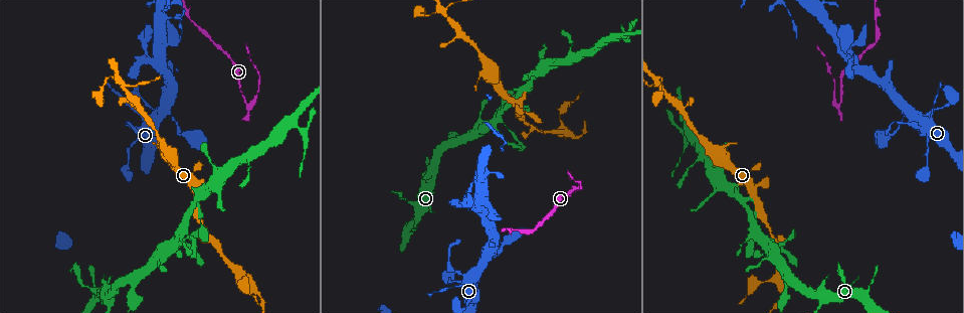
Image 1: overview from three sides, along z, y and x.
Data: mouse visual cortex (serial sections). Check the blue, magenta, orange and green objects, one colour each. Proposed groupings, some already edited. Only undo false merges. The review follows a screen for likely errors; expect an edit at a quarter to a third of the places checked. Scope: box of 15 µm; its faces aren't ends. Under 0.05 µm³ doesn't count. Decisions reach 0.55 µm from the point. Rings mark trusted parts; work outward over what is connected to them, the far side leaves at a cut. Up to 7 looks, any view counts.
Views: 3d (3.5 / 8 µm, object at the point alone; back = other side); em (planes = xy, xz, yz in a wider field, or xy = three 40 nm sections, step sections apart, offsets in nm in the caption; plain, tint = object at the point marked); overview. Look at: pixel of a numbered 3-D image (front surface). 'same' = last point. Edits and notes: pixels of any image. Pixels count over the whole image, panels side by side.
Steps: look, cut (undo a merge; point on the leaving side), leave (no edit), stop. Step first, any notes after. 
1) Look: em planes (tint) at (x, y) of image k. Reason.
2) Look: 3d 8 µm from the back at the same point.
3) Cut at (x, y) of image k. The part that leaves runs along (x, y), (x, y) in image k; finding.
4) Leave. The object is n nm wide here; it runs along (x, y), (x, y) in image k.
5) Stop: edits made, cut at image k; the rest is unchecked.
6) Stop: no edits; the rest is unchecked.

Look: 3d 3.5 µm at (689, 166) of image 1. A narrow waist.

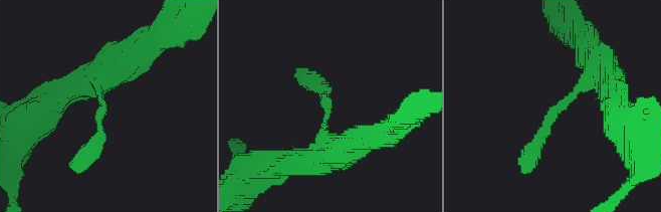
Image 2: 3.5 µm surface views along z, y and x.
Look: em xy step 1 (tint) at (561, 109) of image 2.

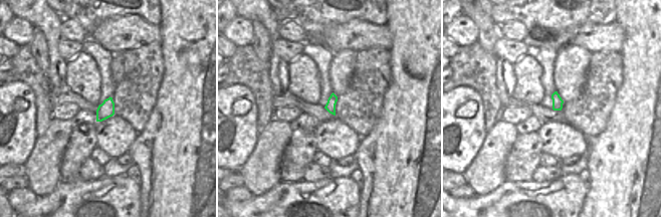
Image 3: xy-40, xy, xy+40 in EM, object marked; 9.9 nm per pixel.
Leave. One cell here.

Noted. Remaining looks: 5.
Look: 3d 3.5 µm from the back at (655, 79) of image 1. Abrupt turn.

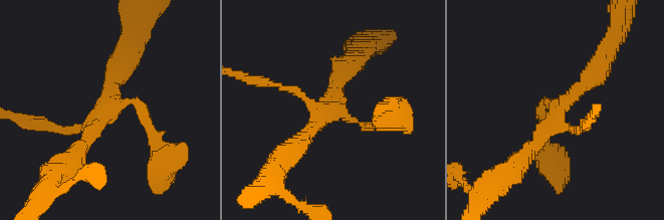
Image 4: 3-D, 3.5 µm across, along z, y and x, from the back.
Look: em xy step 3 (tint) at (110, 110) of image 4. 4 arms meet here; the arms are 150, 150, 250, 300 nm wide; need the tissue.

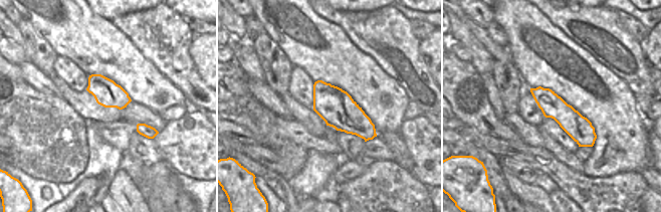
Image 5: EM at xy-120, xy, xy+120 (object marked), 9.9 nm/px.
Look: em planes (tint) at the same point.

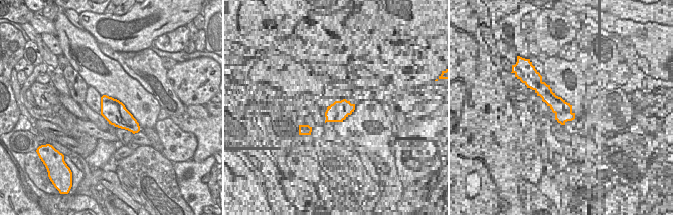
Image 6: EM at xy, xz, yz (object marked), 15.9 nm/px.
Leave. It runs along (299, 144), (326, 110), (361, 126), (380, 120) in image 4; one cell here.

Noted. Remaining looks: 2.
Stop: no edits; the rest is unchecked.

